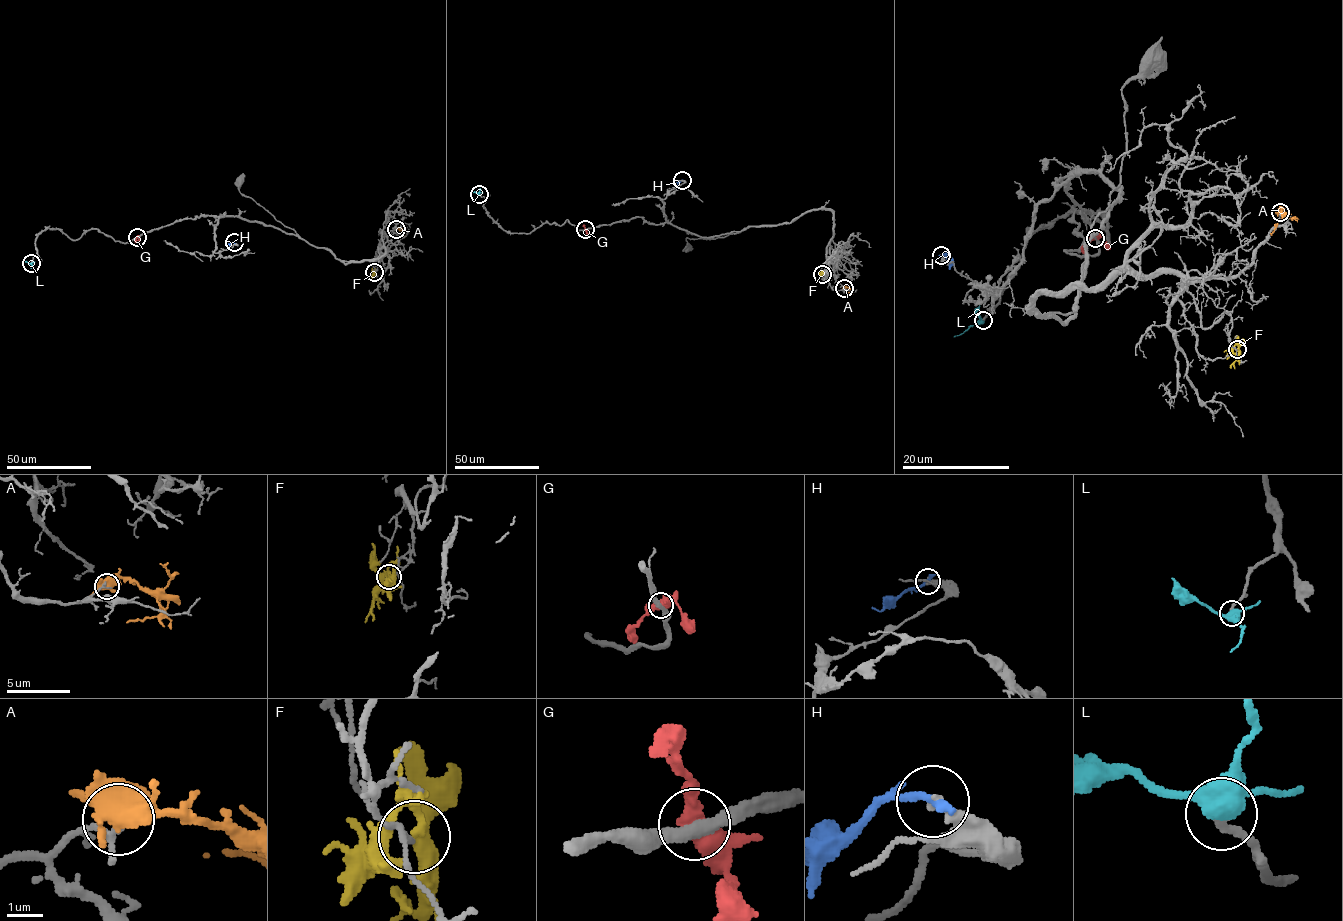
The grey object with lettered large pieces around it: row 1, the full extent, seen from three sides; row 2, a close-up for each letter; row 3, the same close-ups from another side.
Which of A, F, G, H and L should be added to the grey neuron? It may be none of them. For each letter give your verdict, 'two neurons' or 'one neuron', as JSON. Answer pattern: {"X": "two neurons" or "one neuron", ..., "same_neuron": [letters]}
{"A": "two neurons", "F": "two neurons", "G": "two neurons", "H": "two neurons", "L": "one neuron", "same_neuron": ["L"]}

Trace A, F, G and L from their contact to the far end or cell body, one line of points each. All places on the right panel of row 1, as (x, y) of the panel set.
A: (1280, 212), (1281, 218), (1270, 234)
F: (1237, 349), (1234, 369)
G: (1096, 237), (1082, 253)
L: (983, 321), (953, 337)

